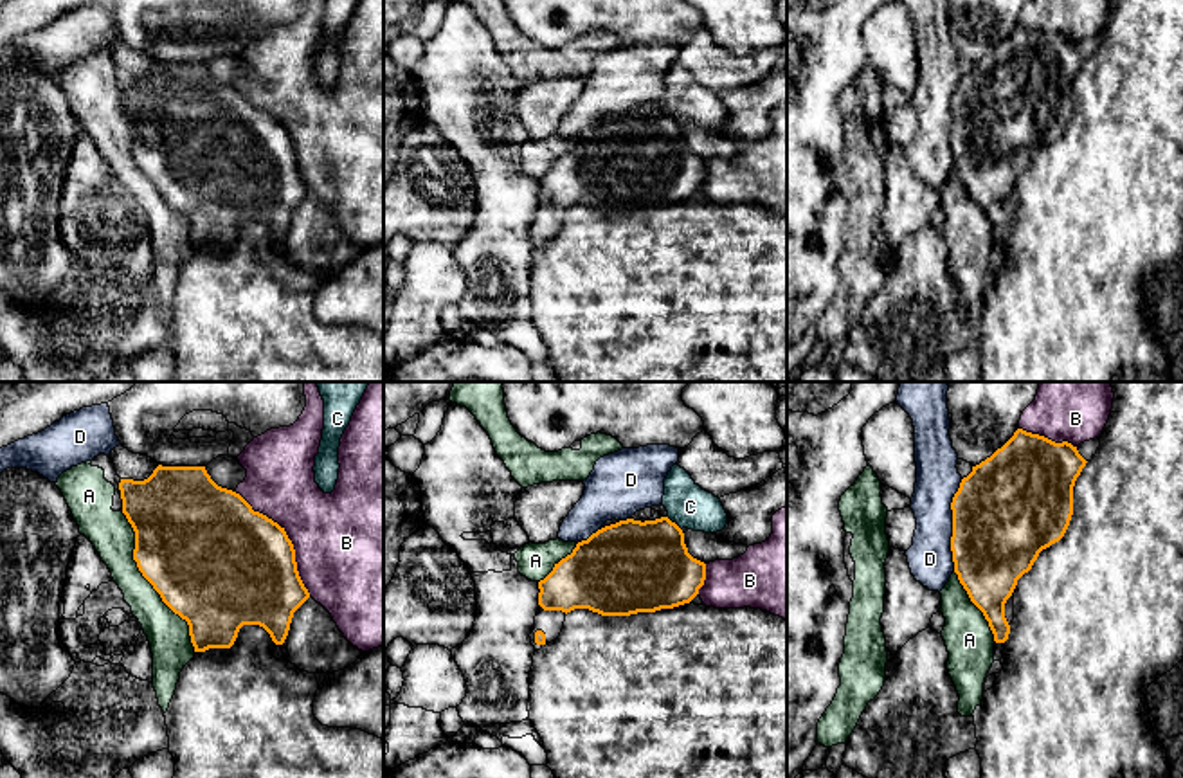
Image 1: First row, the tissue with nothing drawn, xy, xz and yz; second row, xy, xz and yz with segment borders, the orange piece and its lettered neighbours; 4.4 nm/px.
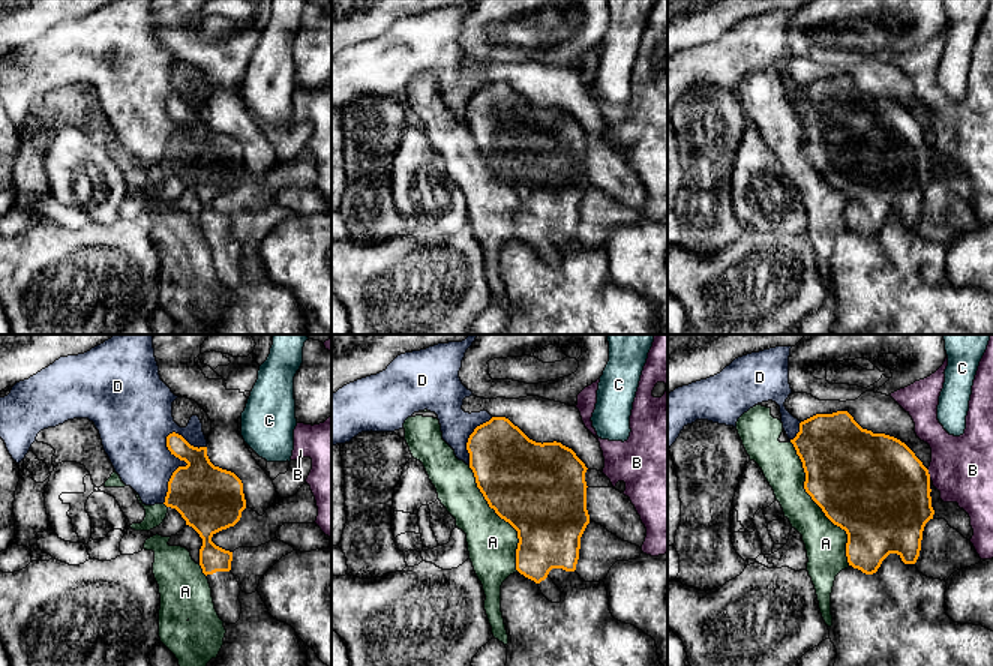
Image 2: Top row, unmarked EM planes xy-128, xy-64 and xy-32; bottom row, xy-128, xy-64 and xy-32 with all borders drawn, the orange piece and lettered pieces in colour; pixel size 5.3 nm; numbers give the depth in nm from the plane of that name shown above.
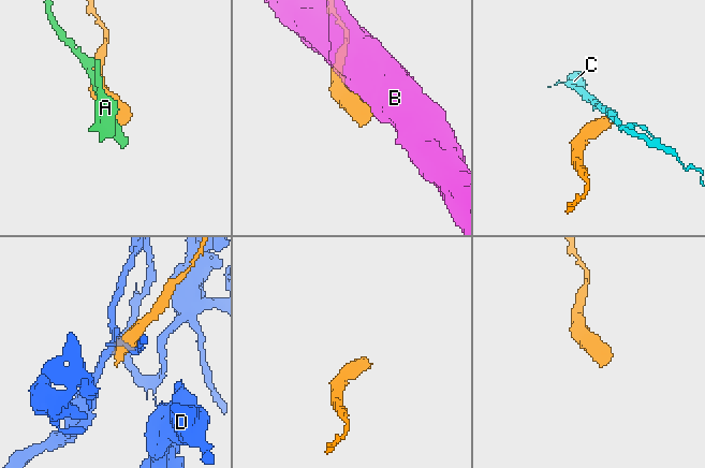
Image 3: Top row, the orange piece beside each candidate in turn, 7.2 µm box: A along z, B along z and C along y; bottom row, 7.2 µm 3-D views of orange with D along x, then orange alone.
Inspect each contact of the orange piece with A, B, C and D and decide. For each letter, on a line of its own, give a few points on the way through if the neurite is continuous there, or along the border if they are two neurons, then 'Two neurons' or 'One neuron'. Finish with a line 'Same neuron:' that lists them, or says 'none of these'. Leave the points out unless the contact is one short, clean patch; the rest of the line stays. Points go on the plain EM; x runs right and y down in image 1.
A: Two neurons
B: Two neurons
C: Boundary: xz (667, 114), (681, 126). Two neurons
D: Two neurons
Same neuron: none of these

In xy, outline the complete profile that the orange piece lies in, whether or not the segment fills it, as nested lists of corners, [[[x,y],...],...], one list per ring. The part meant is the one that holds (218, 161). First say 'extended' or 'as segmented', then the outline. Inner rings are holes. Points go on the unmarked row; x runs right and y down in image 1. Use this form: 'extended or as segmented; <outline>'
as segmented; [[[162,63],[144,77],[121,76],[122,110],[135,128],[133,157],[162,198],[189,222],[194,249],[230,245],[243,222],[263,223],[283,241],[293,209],[310,194],[295,158],[295,146],[284,124],[254,108],[236,88],[218,83],[205,63]]]

